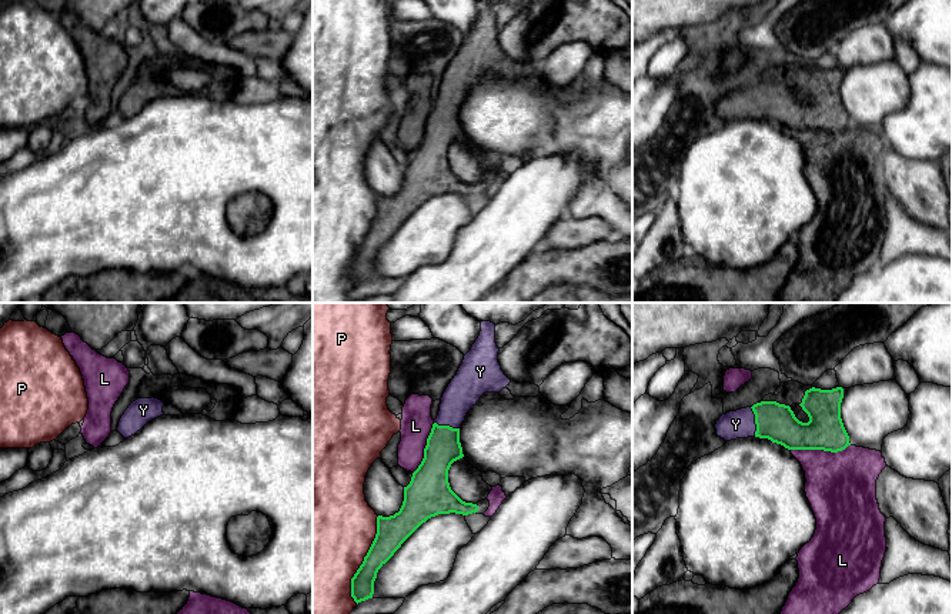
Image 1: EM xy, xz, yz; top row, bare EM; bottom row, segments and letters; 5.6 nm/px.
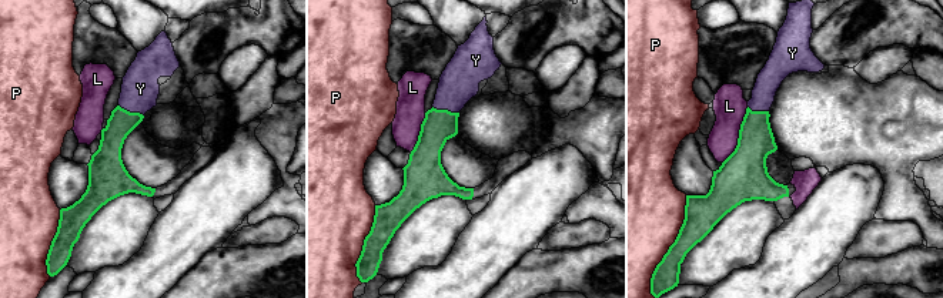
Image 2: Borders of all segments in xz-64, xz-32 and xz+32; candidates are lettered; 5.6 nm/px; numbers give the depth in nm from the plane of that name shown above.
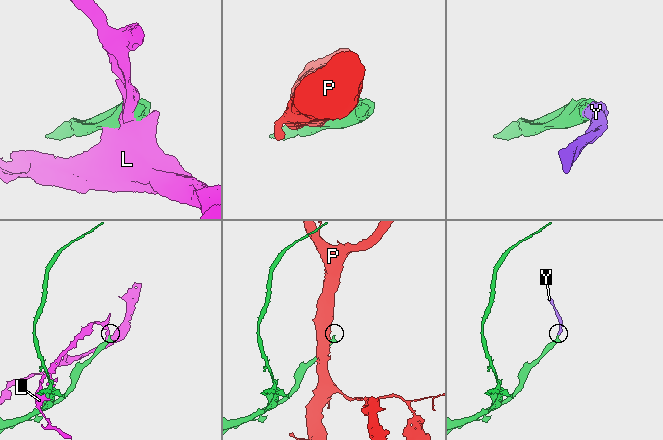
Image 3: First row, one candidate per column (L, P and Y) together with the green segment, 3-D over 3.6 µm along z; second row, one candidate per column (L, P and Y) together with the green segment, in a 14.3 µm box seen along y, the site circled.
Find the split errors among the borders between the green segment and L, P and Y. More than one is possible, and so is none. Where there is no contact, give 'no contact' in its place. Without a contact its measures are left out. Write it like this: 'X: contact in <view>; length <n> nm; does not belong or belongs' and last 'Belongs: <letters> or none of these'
L: contact in yz; length 340 nm; does not belong
P: contact in xz; length 500 nm; does not belong
Y: contact in yz; length 160 nm; belongs
Belongs: Y

